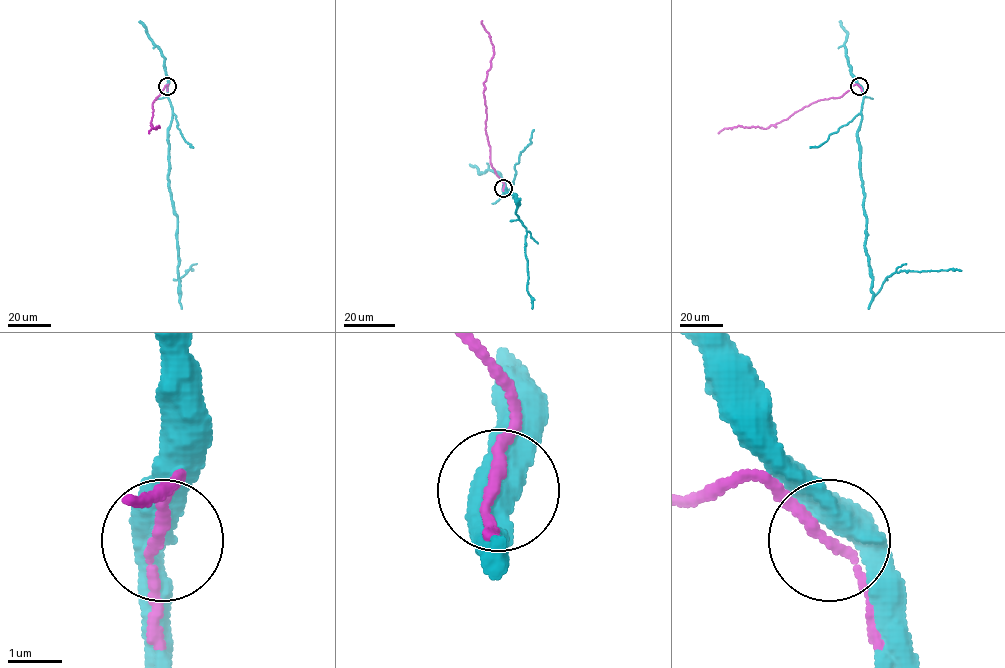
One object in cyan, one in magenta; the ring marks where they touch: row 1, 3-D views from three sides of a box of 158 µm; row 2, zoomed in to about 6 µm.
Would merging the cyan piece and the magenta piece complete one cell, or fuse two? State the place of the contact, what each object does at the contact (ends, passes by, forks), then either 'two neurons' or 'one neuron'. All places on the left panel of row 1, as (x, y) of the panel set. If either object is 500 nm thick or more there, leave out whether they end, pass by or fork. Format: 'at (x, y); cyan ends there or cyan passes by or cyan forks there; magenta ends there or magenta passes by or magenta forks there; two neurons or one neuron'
at (167, 86); one neuron

